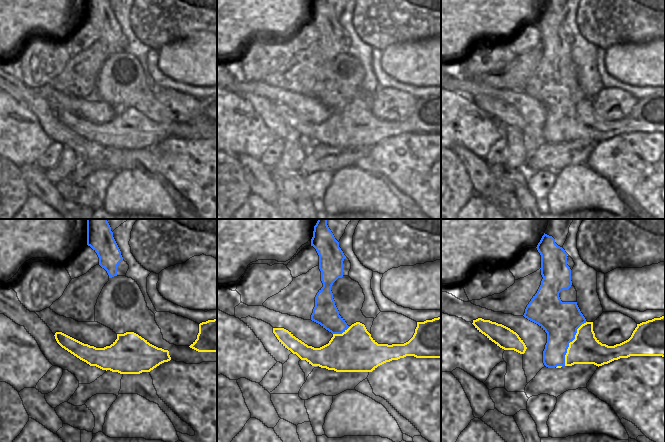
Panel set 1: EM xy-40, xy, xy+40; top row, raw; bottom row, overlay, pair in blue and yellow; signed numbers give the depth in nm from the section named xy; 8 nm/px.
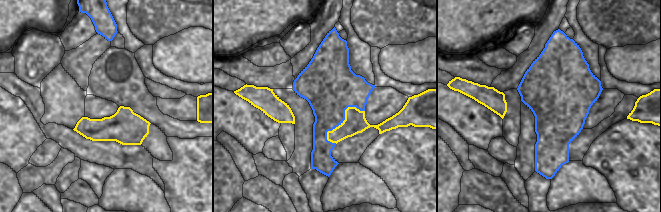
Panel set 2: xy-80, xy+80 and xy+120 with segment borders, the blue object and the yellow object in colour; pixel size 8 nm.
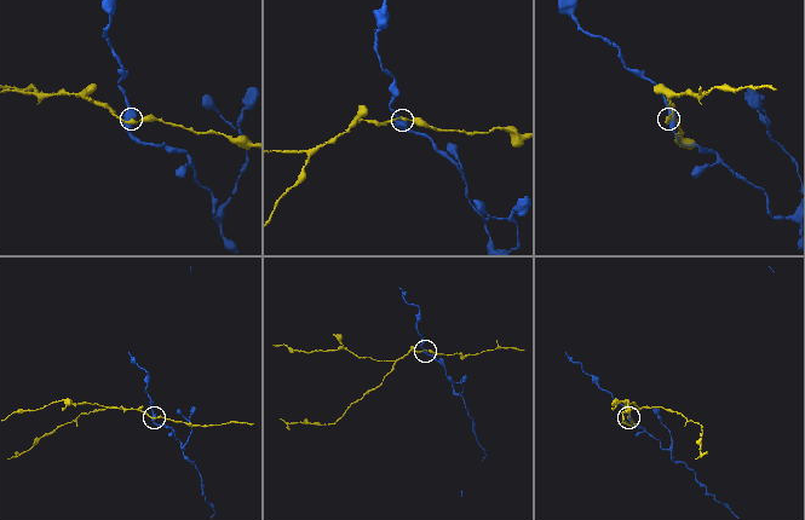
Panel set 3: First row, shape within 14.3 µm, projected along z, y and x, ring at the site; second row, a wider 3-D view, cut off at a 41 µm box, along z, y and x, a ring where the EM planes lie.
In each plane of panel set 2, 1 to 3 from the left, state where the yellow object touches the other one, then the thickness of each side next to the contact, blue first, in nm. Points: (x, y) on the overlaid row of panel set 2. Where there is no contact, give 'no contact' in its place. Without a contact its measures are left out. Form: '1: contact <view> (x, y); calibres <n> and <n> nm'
1: no contact
2: contact xy+80 (344, 117); calibres 400 and 180 nm
3: no contact

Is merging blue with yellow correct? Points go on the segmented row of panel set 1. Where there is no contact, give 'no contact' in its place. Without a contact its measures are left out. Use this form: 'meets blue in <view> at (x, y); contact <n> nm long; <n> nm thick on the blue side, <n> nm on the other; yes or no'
meets blue in xy+40 at (569, 342); contact 400 nm long; 300 nm thick on the blue side, 240 nm on the other; no

